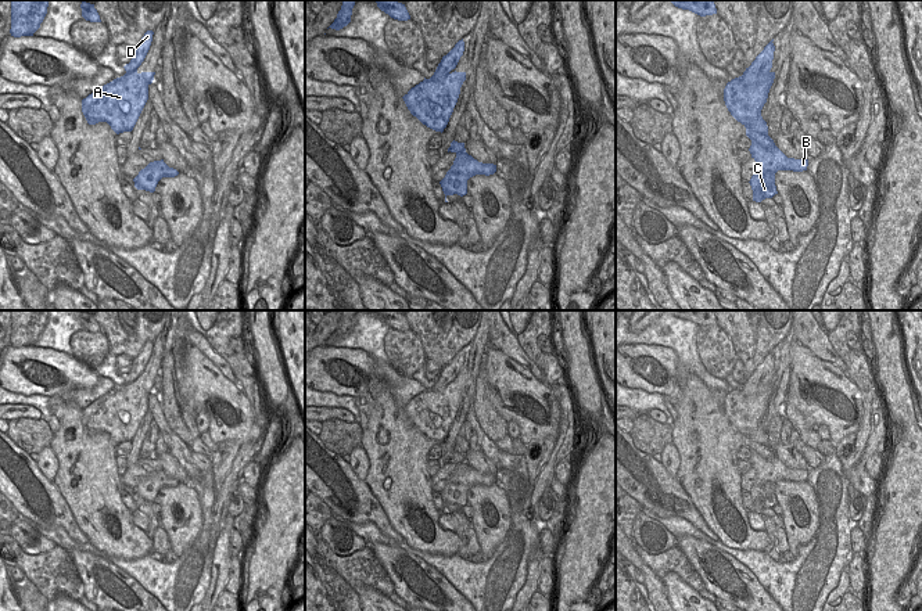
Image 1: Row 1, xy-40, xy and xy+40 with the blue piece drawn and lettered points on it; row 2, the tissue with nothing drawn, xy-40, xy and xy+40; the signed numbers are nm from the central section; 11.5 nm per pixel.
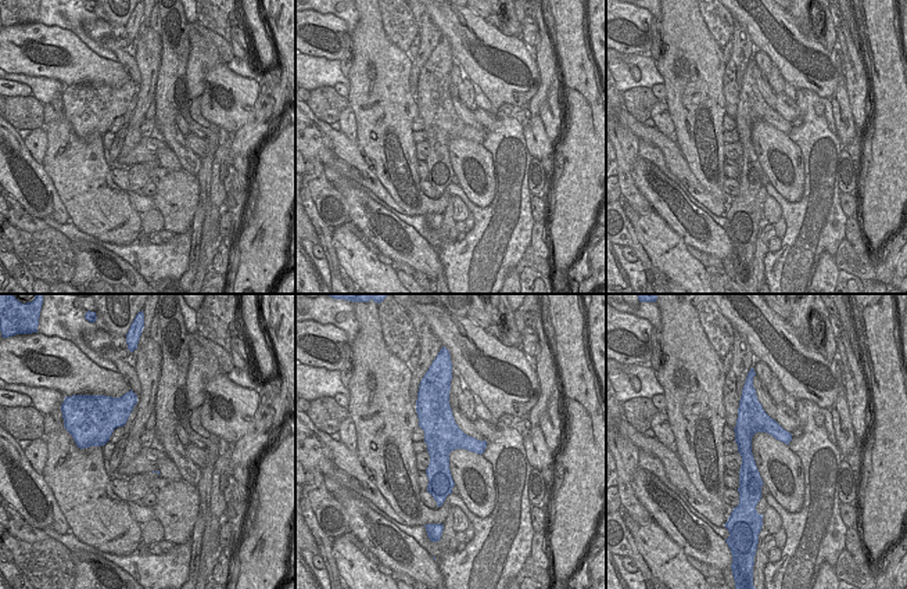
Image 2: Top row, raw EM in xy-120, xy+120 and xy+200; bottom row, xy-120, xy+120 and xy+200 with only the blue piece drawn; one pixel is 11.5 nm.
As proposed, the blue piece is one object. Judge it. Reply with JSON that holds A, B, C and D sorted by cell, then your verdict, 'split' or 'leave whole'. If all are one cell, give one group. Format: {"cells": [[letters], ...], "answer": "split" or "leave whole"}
{"cells": [["A"], ["B", "C", "D"]], "answer": "split"}

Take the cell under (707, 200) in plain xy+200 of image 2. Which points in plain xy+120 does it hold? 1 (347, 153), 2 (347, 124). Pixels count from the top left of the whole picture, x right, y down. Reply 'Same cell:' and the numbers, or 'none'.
Same cell: 1

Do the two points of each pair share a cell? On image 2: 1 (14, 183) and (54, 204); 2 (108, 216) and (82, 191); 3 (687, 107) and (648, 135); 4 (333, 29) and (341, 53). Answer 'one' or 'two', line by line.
1: one
2: one
3: two
4: one

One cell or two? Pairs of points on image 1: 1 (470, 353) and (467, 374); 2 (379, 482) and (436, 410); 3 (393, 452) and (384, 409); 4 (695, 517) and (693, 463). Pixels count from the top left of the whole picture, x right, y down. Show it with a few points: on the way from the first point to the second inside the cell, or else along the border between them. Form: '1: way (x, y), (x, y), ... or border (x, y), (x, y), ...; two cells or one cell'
1: way (470, 359), (470, 369); one cell
2: border (401, 408), (406, 419), (436, 442); two cells
3: way (391, 441), (391, 432), (386, 420); one cell
4: border (677, 478), (705, 523), (714, 532); two cells

